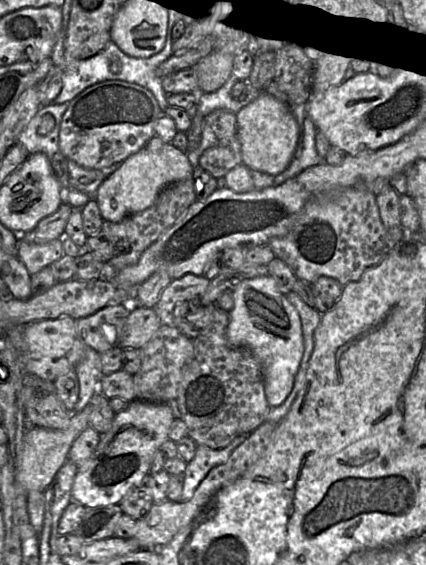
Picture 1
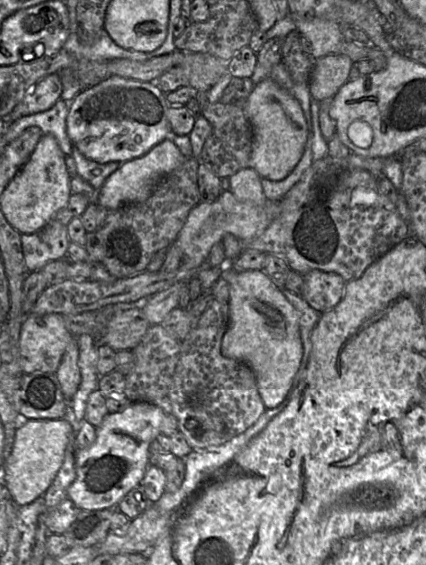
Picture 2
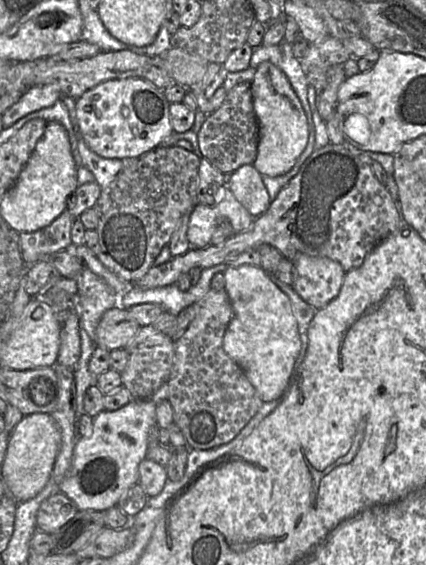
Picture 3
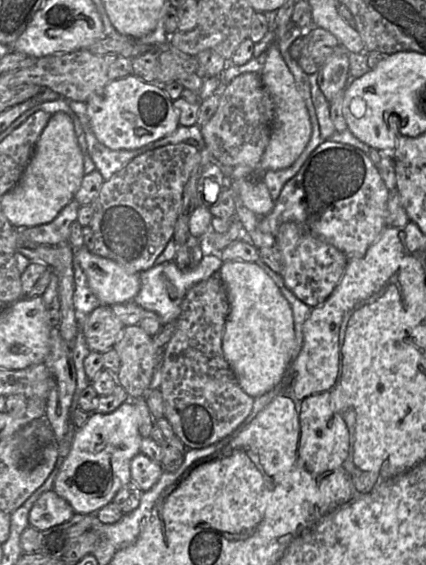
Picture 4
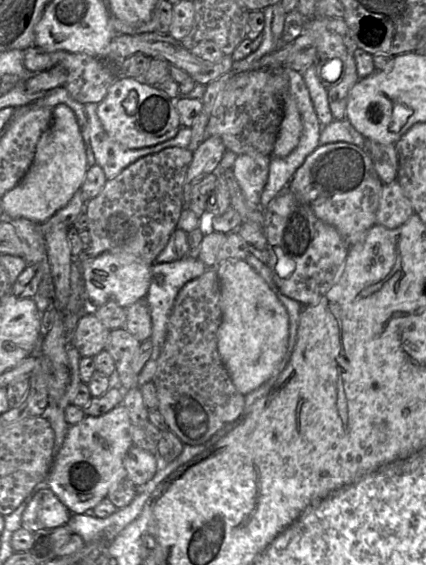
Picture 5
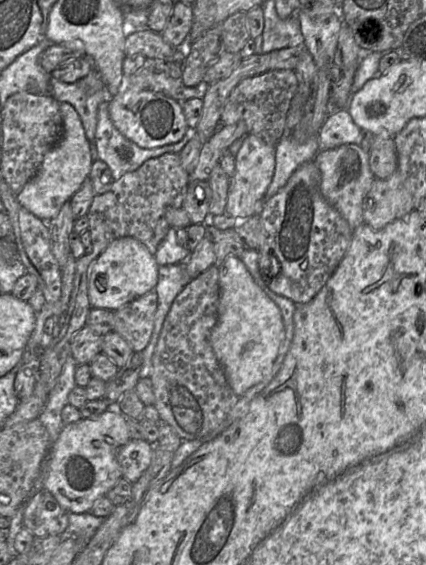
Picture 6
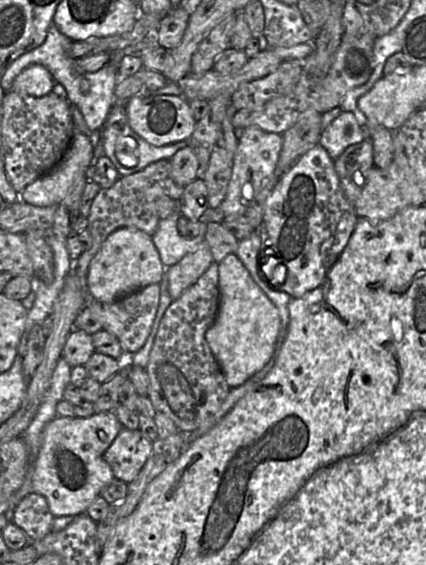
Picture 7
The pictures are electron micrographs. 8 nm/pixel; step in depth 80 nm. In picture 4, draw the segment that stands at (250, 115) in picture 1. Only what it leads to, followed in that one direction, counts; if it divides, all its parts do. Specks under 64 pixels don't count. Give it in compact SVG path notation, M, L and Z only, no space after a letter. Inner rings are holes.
M278 45L268 48L268 56L260 73L262 83L274 104L274 116L269 143L261 157L259 169L280 170L291 166L306 147L311 135L309 115L293 75L284 62Z

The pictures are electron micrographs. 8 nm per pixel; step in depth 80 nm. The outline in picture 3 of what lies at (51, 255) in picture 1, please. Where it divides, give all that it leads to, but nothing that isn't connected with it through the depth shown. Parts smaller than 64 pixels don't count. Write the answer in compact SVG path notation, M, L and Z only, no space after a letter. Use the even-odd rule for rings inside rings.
M64 210L50 225L34 232L20 232L19 244L23 260L27 266L39 262L42 257L47 254L54 253L60 250L70 249L72 246L71 241L71 228L75 220L67 210Z

